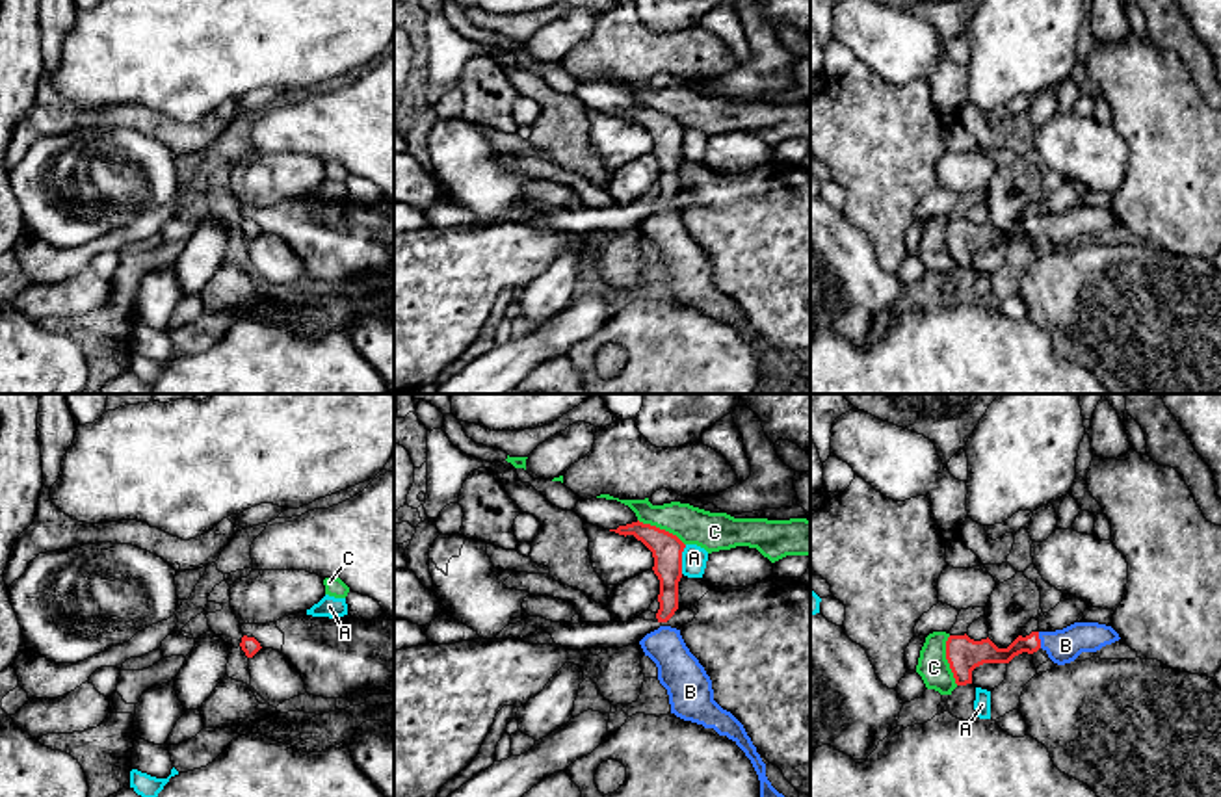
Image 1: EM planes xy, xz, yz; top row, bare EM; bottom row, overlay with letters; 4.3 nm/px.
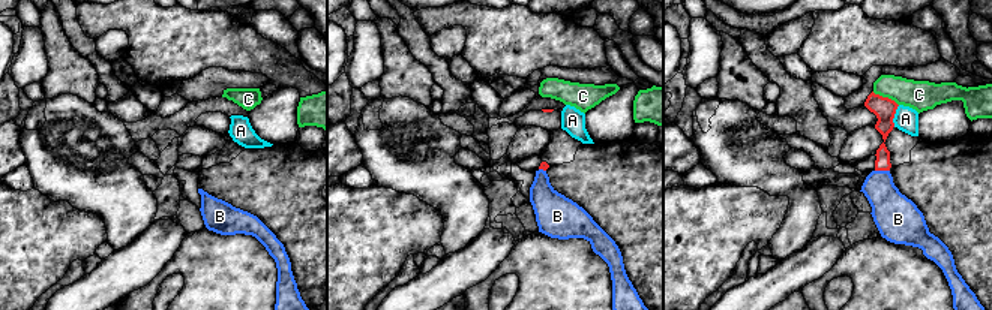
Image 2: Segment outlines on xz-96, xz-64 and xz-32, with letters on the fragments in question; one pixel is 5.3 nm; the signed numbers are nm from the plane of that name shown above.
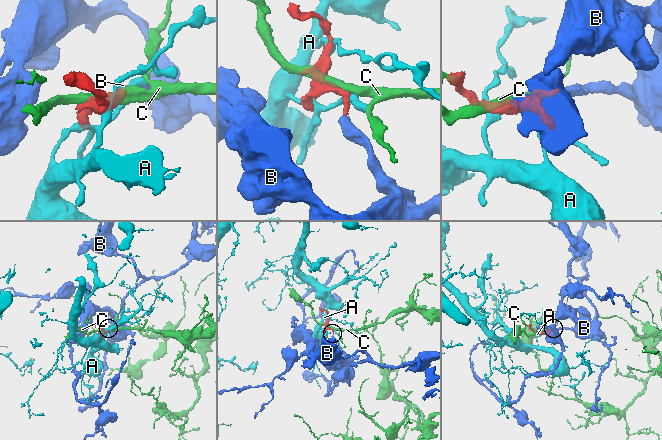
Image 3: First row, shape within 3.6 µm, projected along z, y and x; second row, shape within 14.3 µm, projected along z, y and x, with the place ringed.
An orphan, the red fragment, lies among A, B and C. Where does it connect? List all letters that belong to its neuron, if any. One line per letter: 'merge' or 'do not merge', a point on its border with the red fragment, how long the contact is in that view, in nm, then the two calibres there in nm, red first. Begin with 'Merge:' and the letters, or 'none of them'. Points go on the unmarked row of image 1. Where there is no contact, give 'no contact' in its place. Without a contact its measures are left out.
Merge: B
A: do not merge; meets red in xz at (681, 143); contact 130 nm long; 130 nm thick on the red side, 110 nm on the other
B: merge; meets red in yz at (1039, 223); contact 70 nm long; 100 nm thick on the red side, 150 nm on the other
C: do not merge; meets red in yz at (946, 242); contact 220 nm long; 150 nm thick on the red side, 140 nm on the other

